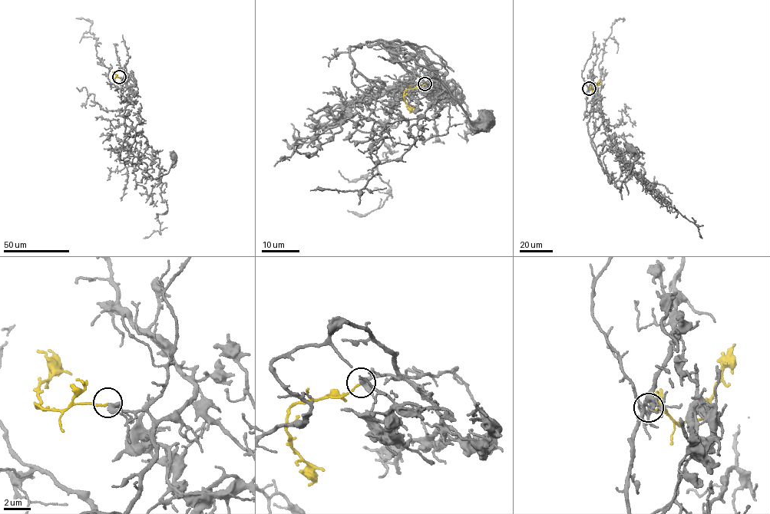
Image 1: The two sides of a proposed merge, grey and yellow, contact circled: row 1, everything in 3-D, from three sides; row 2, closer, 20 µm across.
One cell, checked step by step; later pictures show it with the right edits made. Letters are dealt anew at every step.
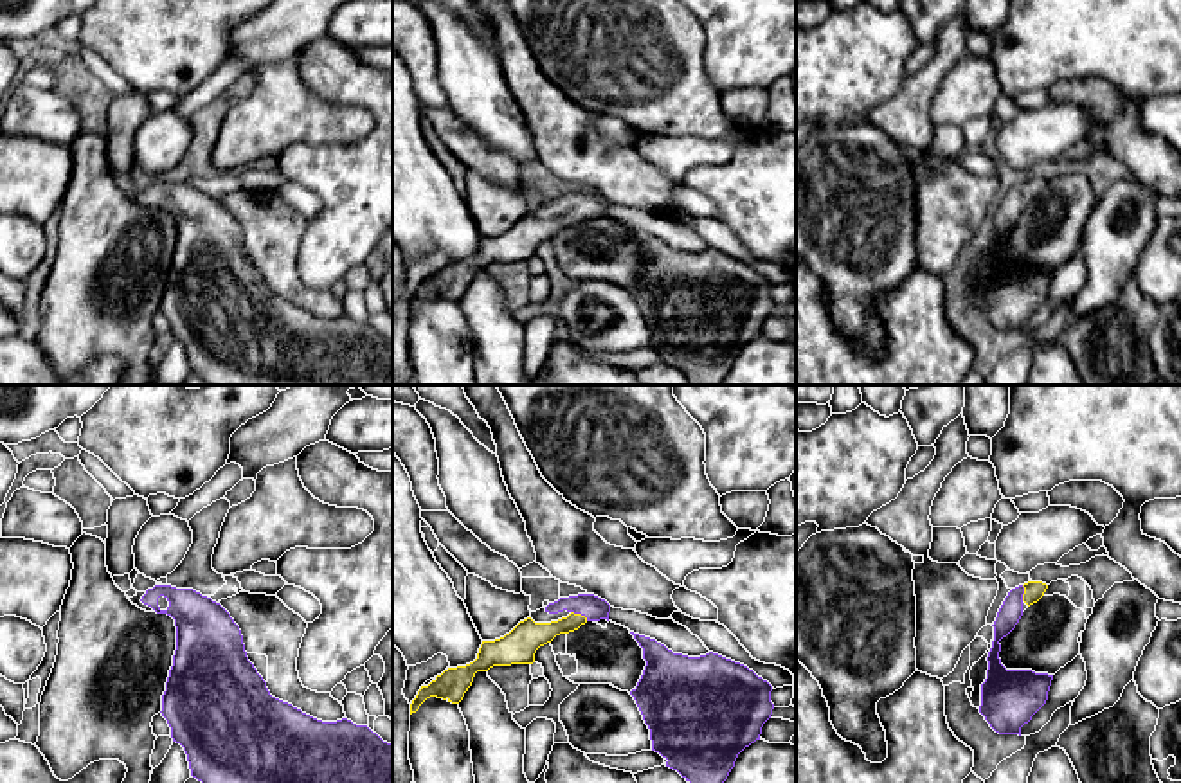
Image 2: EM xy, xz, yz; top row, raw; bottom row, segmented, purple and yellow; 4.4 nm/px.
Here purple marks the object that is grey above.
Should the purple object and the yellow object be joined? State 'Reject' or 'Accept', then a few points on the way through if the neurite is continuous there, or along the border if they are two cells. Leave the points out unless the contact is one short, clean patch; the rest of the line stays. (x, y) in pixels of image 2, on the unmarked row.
Accept. Path across: xz (589, 202), (580, 209), (566, 222), (530, 233)

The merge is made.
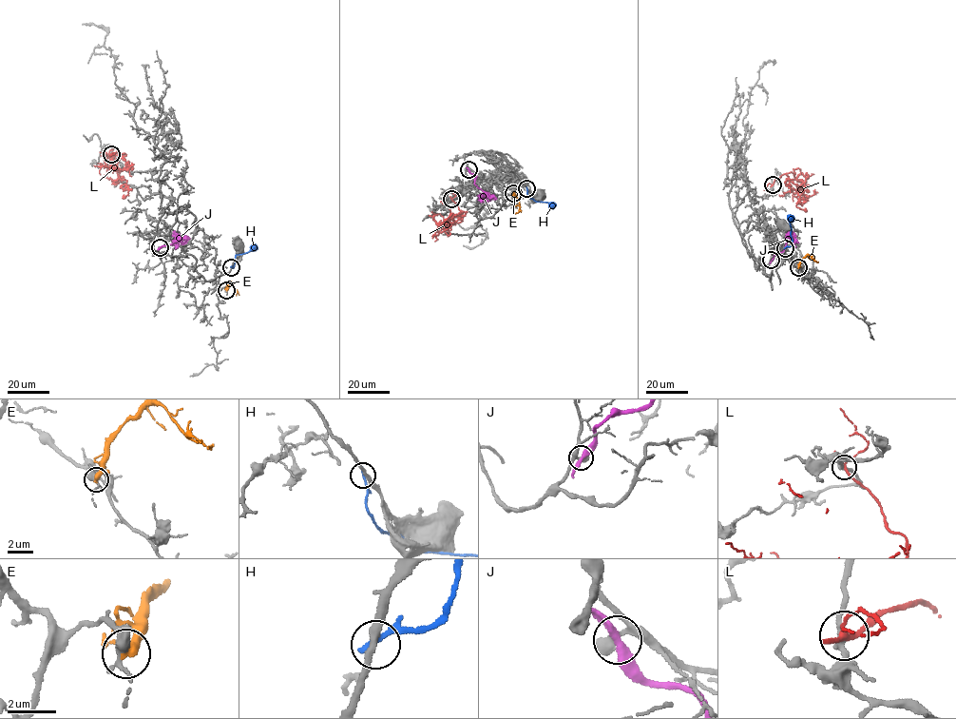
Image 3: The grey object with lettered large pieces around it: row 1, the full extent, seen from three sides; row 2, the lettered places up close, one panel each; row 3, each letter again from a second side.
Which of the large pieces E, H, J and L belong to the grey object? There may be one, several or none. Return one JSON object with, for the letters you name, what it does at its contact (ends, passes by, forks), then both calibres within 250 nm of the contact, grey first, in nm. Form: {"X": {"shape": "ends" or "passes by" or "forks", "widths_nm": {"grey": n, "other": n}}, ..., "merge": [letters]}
{"merge": []}

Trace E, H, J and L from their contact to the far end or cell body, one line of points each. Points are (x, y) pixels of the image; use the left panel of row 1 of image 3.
E: (227, 290), (232, 282), (236, 293), (233, 294)
H: (231, 266), (234, 265), (235, 256), (247, 252), (256, 245)
J: (160, 247), (178, 240), (181, 235), (175, 248)
L: (111, 154), (125, 154), (109, 161), (118, 177), (126, 181), (124, 188), (129, 190), (122, 198)

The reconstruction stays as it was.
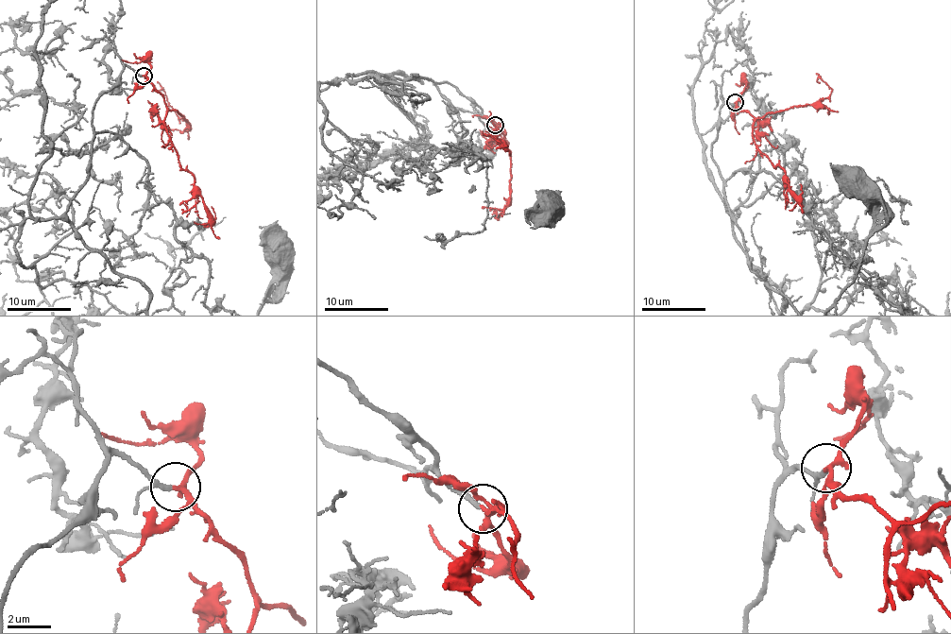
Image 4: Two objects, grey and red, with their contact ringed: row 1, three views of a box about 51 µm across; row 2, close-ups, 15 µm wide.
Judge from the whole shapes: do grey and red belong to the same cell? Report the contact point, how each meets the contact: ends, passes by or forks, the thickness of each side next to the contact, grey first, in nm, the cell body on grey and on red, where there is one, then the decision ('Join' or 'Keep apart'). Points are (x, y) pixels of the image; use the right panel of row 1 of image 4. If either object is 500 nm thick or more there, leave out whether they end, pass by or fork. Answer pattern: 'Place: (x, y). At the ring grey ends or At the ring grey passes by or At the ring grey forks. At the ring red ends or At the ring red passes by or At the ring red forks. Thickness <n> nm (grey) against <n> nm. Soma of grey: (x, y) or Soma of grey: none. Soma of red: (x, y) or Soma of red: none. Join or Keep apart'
Place: (735, 102). At the ring grey passes by. At the ring red passes by. Thickness 150 nm (grey) against 220 nm. Soma of grey: (855, 184). Soma of red: none. Join

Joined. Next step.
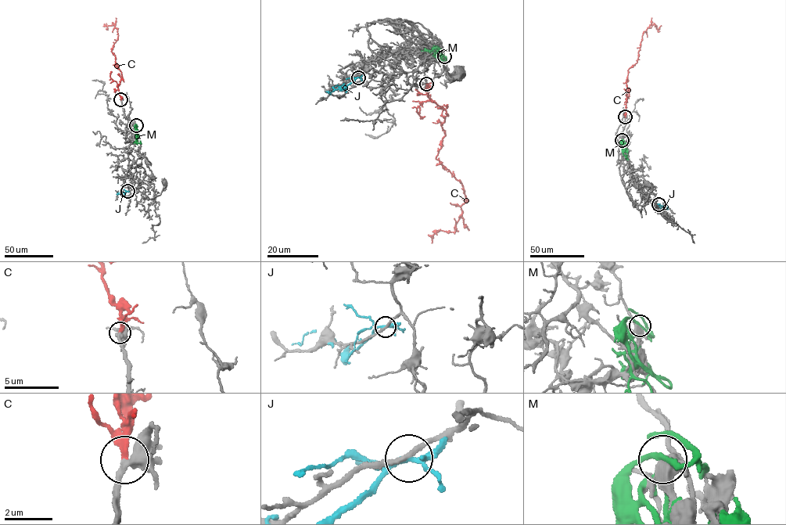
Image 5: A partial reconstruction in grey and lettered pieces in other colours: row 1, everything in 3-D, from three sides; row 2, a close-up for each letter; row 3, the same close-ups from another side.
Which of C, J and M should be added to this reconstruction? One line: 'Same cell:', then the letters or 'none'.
Same cell: C

